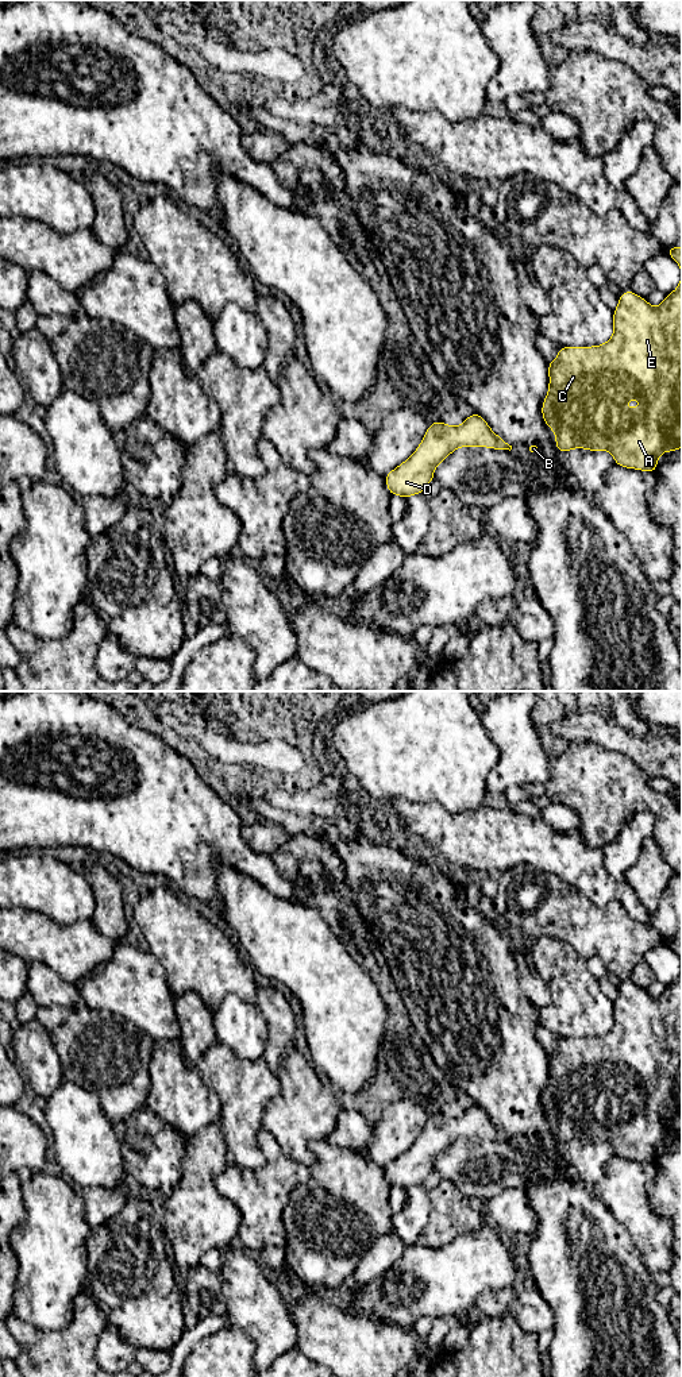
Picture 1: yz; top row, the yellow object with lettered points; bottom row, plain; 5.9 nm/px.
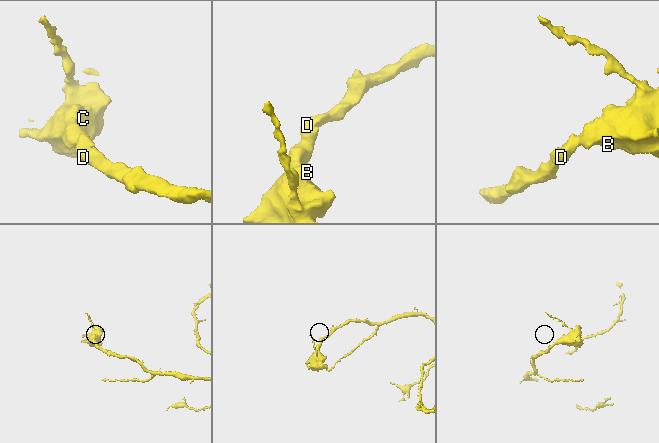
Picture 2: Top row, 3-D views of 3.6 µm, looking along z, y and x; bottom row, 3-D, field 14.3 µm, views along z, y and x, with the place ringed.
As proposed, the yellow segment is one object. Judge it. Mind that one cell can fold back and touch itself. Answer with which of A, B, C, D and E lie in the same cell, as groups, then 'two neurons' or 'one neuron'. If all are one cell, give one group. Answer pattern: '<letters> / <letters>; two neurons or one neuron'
A B C D E; one neuron

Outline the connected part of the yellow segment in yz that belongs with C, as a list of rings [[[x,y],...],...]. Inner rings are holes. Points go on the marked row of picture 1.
[[[682,273],[678,288],[666,296],[659,306],[651,306],[646,298],[639,297],[632,290],[624,292],[619,298],[619,305],[613,310],[613,336],[601,346],[592,347],[560,347],[555,360],[548,362],[550,385],[547,397],[543,401],[542,414],[550,429],[555,432],[556,450],[567,452],[573,448],[585,448],[589,451],[609,451],[614,463],[647,472],[654,472],[659,456],[664,452],[674,452],[682,448]],[[628,400],[637,400],[641,408],[624,408]]]

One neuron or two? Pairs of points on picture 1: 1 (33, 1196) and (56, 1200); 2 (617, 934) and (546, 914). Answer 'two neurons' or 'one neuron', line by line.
1: one neuron
2: one neuron

